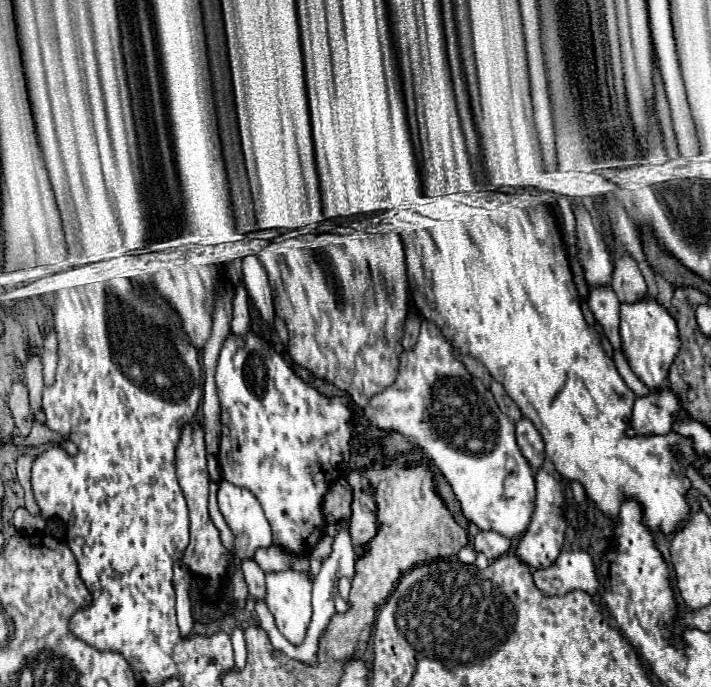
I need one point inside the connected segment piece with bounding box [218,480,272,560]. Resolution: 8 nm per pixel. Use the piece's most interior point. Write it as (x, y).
(240, 507)

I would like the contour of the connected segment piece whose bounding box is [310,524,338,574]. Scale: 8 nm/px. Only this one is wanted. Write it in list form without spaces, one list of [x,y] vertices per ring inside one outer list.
[[[330,524],[326,528],[326,534],[322,536],[320,544],[310,552],[310,564],[312,564],[312,574],[316,574],[320,570],[320,564],[326,560],[328,552],[330,552],[330,546],[332,546],[332,536],[336,534],[336,528],[338,524]]]

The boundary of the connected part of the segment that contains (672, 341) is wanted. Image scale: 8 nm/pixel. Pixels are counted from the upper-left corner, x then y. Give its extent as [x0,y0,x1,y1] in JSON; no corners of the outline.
[620,298,680,388]

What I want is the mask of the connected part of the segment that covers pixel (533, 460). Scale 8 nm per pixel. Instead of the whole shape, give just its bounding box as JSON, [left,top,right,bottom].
[516,418,544,470]

